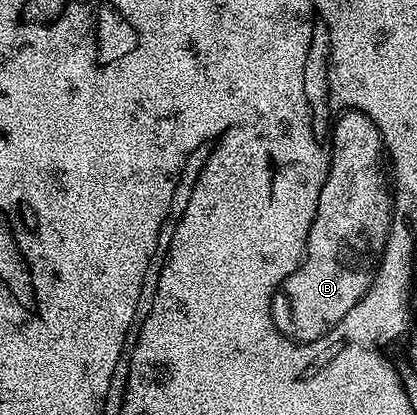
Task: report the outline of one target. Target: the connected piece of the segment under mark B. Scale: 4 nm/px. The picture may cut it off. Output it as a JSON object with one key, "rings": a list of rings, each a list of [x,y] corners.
{"rings":[[[360,110],[340,113],[329,130],[329,157],[329,172],[319,193],[317,212],[307,237],[307,253],[297,269],[275,291],[271,301],[273,324],[294,342],[323,338],[341,320],[345,320],[349,308],[356,306],[367,295],[391,231],[393,190],[385,169],[383,137],[375,120]]]}

